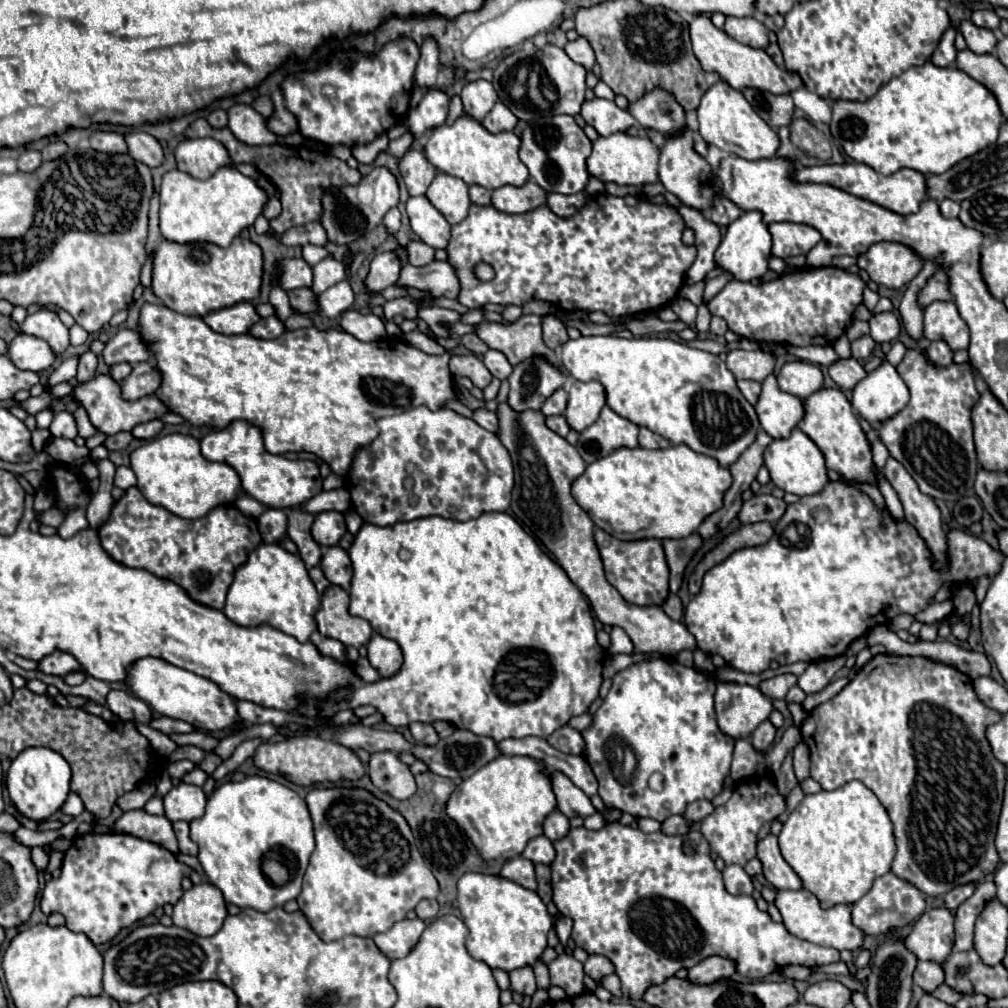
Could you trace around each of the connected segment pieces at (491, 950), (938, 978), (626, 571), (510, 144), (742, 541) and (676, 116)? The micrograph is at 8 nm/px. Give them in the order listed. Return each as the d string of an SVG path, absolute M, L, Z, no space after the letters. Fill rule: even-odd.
M463 874L457 882L457 902L463 922L469 928L467 952L485 962L489 968L511 972L515 968L533 966L547 948L547 934L553 928L553 918L537 892L527 890L501 876Z
M917 962L917 968L913 972L913 982L921 986L925 992L935 990L939 984L943 984L943 968L935 962Z
M595 530L595 542L599 548L599 554L603 558L605 566L605 578L611 586L617 588L617 592L635 606L661 606L669 596L669 566L665 560L665 552L661 546L661 540L635 540L635 542L623 542L615 536L607 534L605 530Z
M463 114L453 126L443 124L435 128L425 146L425 156L437 170L457 176L469 186L477 184L487 190L497 190L503 186L521 188L529 180L529 172L527 166L519 160L519 148L521 140L513 132L489 134L479 122Z
M747 524L747 526L741 526L737 532L729 534L717 548L713 548L709 554L705 554L705 558L695 566L695 570L693 570L691 578L689 578L689 592L693 596L699 594L705 572L711 570L713 566L721 564L735 550L751 548L751 546L761 546L761 544L769 542L769 538L773 534L775 534L775 530L773 530L771 524Z
M655 90L643 96L643 100L637 100L629 106L629 114L635 116L635 120L643 128L655 128L659 134L667 136L685 126L685 112L675 104L675 98L669 92Z

